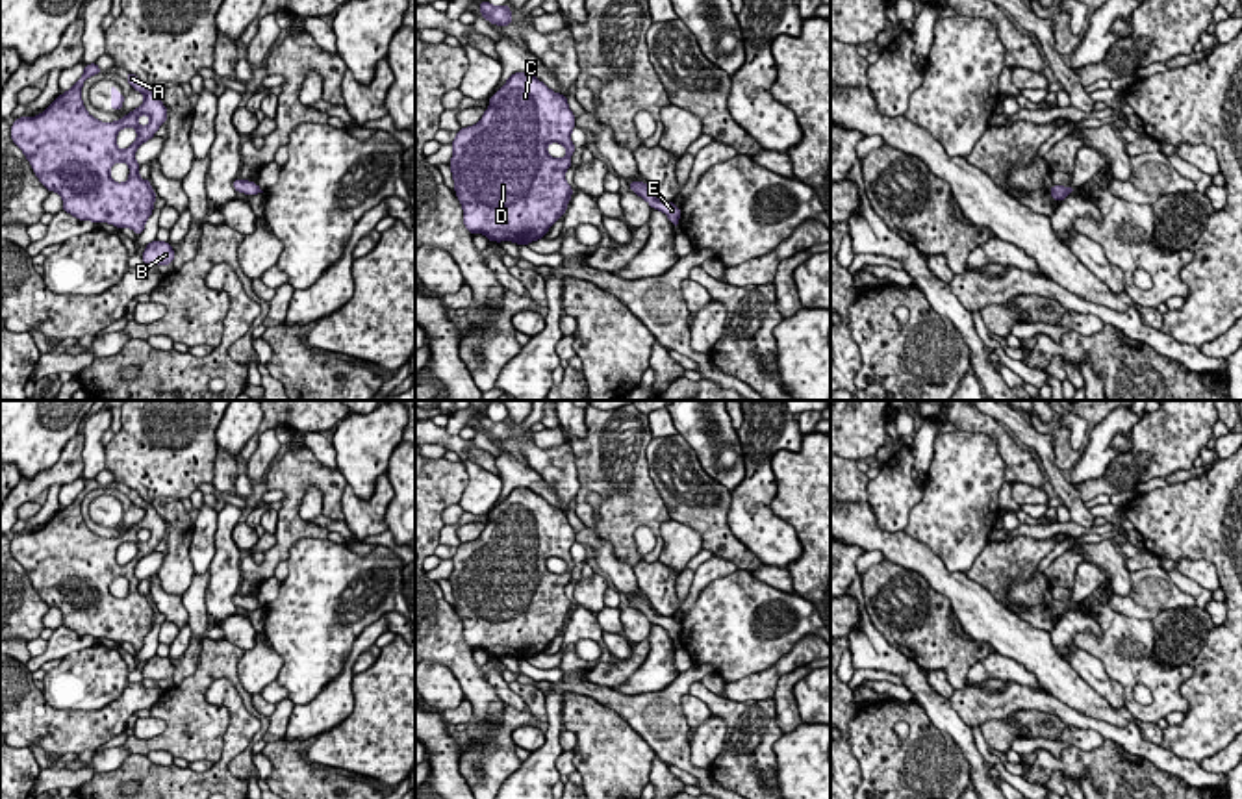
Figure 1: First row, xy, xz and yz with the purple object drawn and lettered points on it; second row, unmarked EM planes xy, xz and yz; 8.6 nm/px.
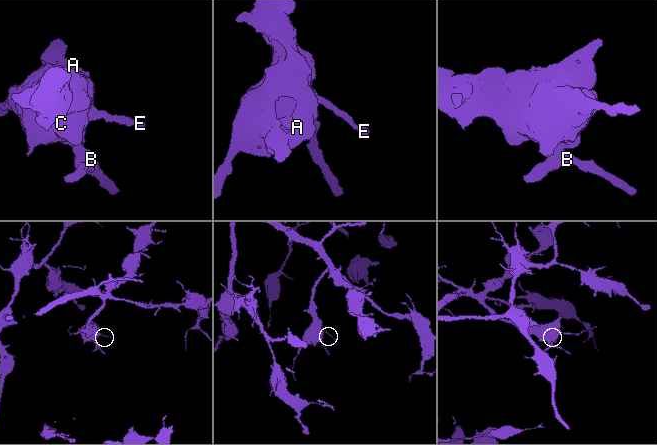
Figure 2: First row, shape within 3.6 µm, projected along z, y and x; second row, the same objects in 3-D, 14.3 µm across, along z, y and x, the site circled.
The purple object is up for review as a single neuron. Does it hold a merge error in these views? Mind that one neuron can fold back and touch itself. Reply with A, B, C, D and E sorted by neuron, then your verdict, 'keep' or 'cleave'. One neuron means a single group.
groups A B C D E; keep

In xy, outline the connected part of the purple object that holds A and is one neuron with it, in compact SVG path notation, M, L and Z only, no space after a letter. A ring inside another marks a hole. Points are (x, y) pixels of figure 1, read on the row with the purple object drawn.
M96 63L85 65L76 85L41 115L17 119L11 124L11 139L28 158L39 182L61 195L63 211L80 221L128 226L139 235L152 215L156 193L150 180L139 178L135 150L167 120L167 108L150 87L128 72L128 83L145 95L145 102L120 120L96 120L82 102L82 85L100 72ZM122 128L137 130L137 139L126 150L117 148L117 133ZM117 161L130 167L124 184L109 176Z

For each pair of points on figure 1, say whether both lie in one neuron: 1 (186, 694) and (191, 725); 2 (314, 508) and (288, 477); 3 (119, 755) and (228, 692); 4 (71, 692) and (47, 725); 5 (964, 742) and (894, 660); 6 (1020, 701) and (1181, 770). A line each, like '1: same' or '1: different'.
1: same
2: different
3: different
4: different
5: same
6: same

